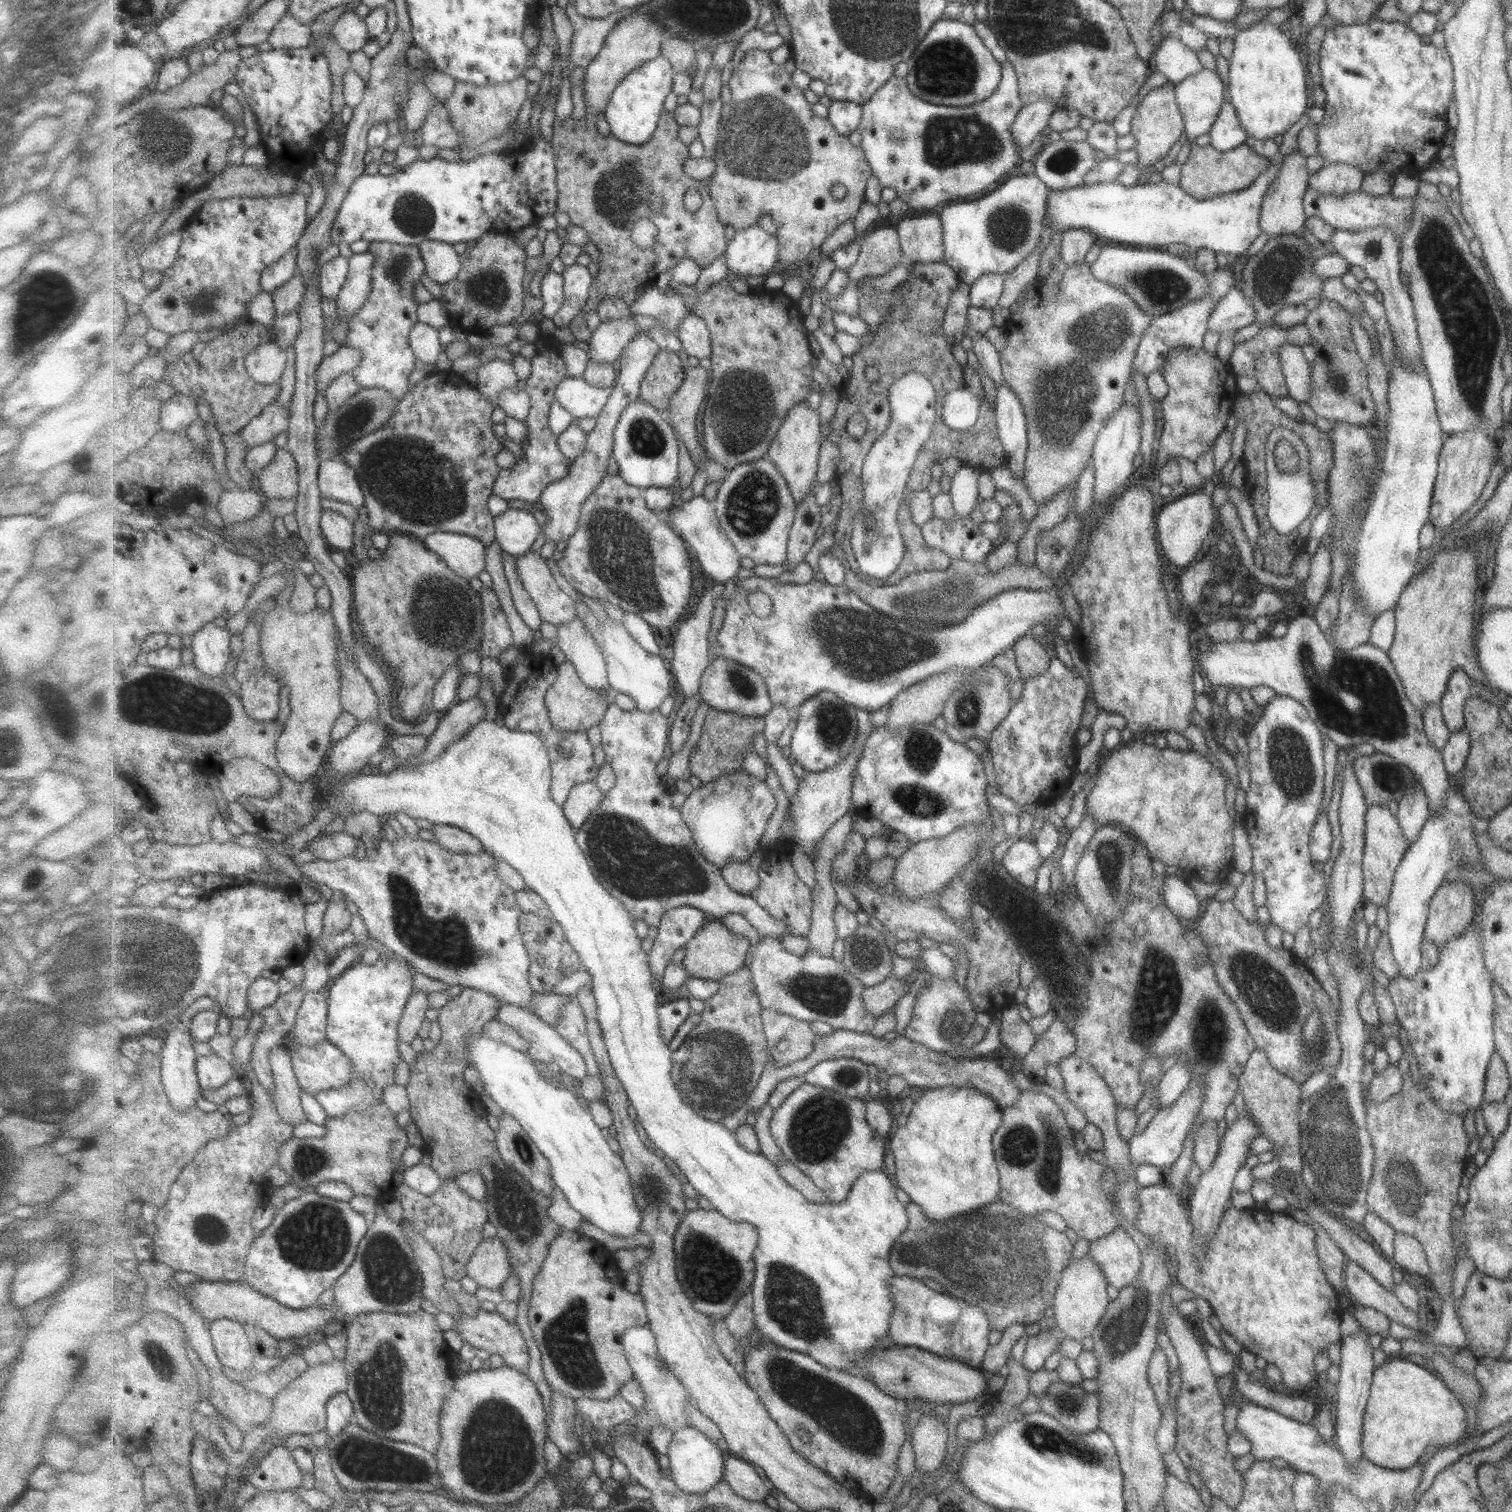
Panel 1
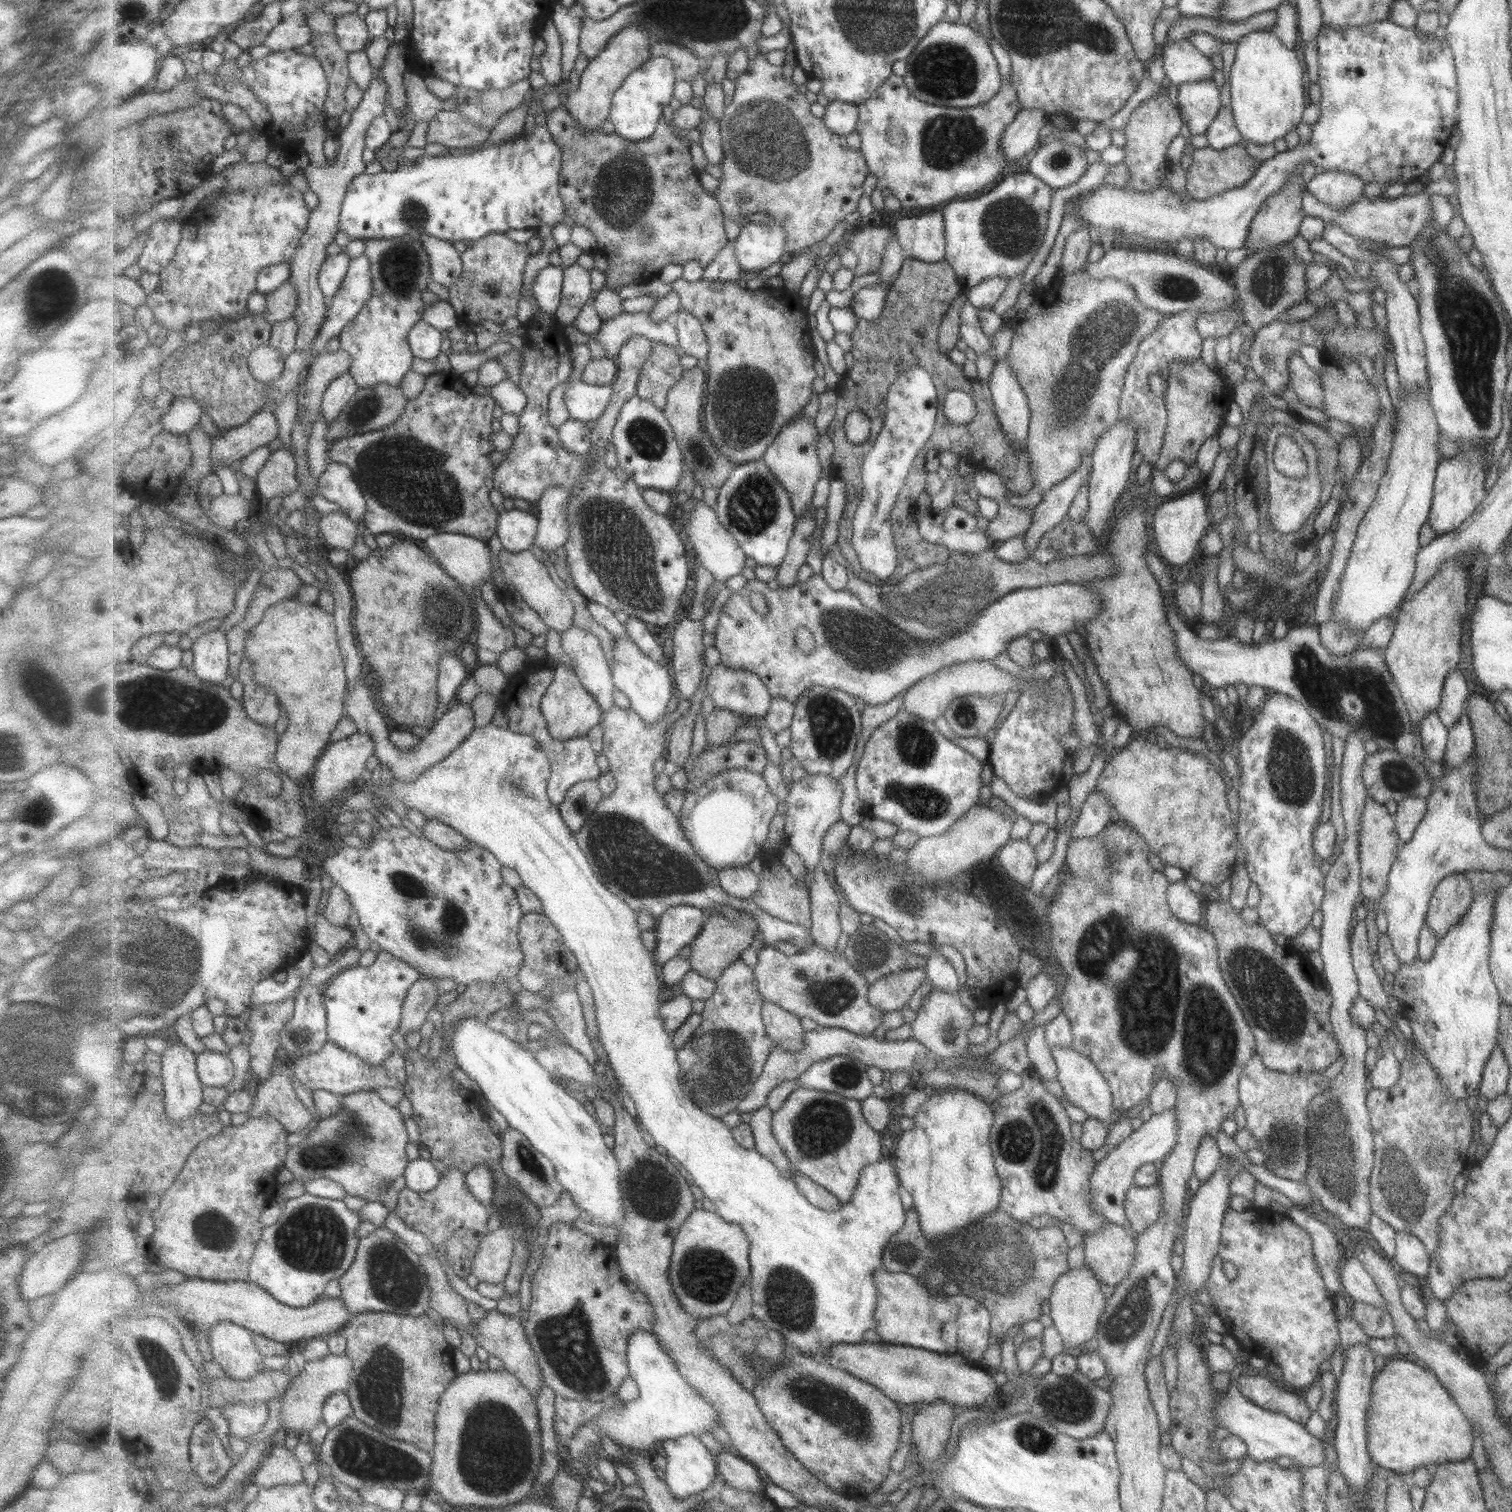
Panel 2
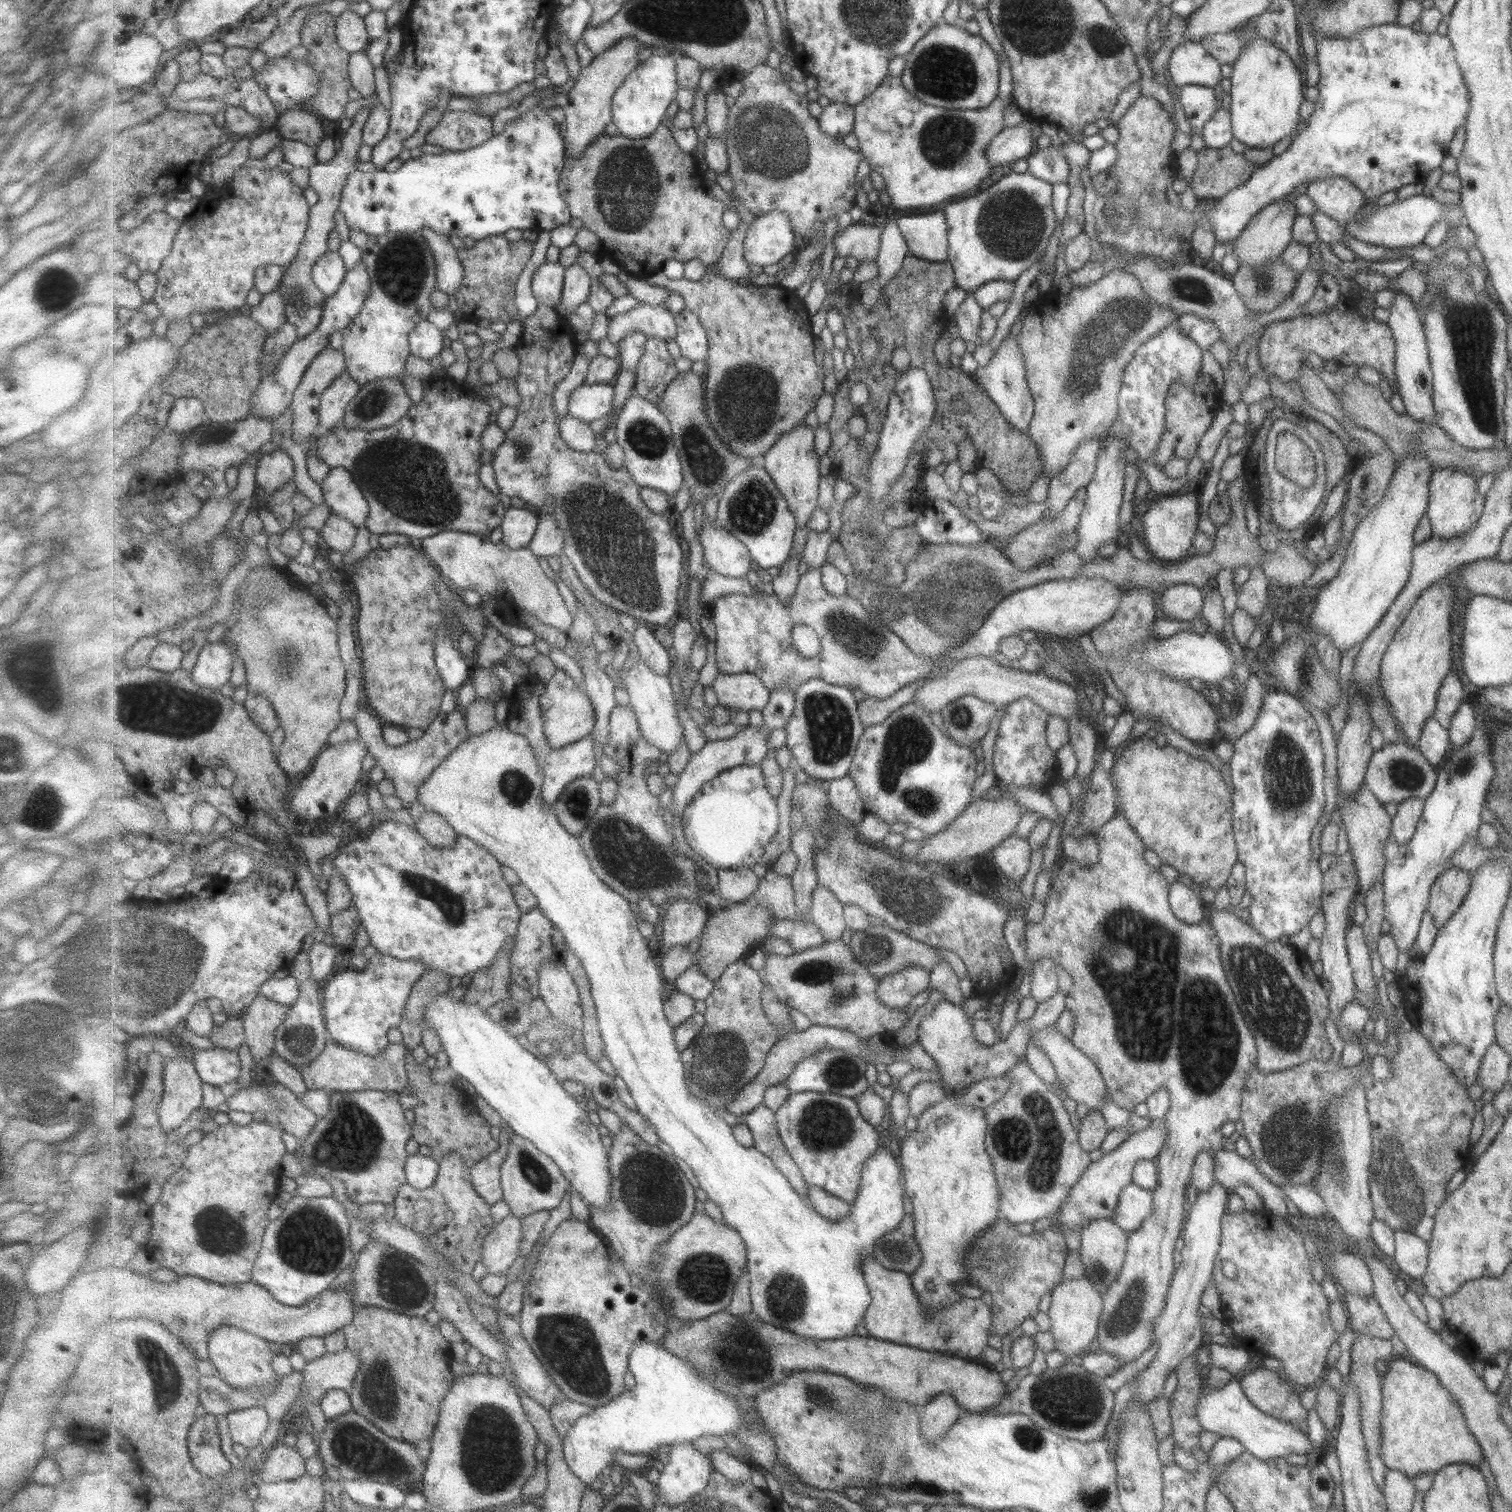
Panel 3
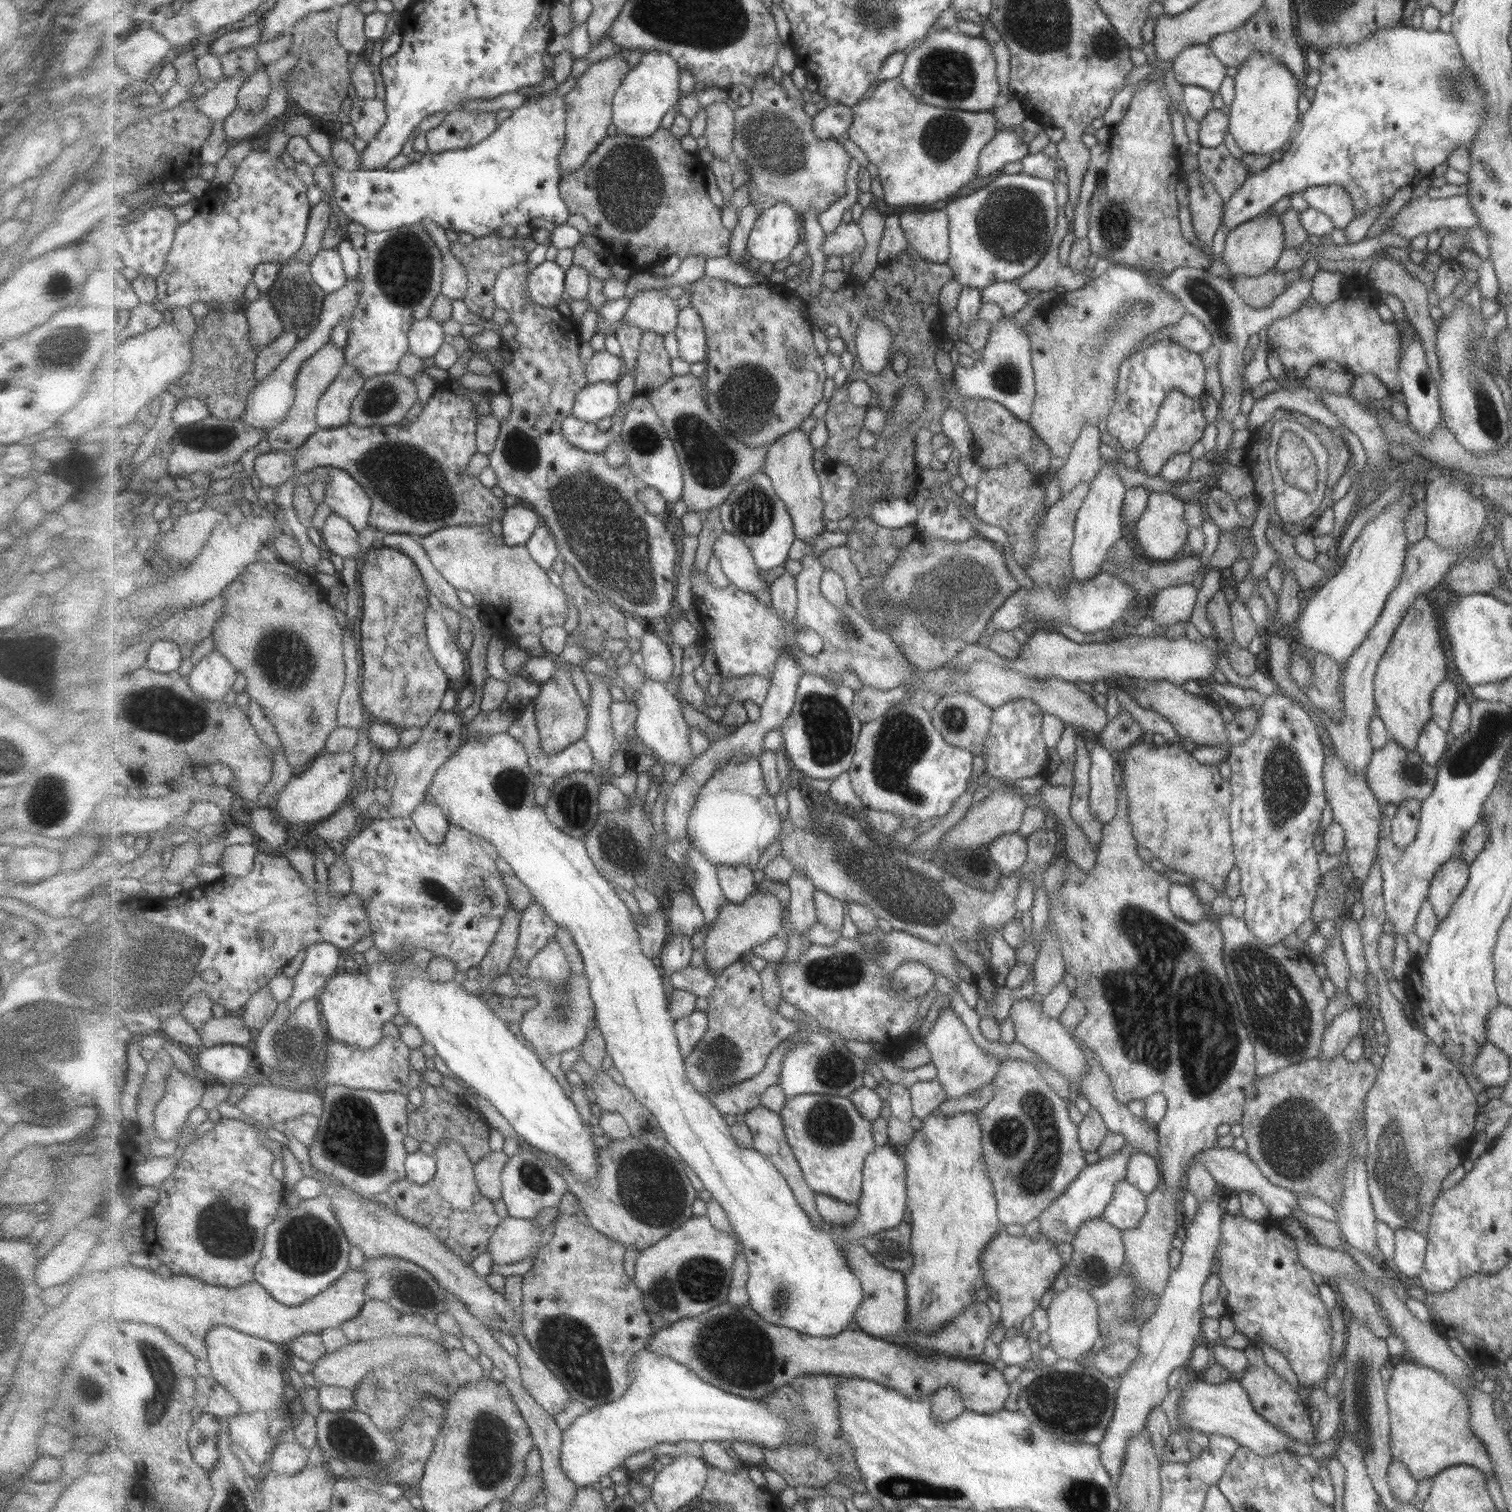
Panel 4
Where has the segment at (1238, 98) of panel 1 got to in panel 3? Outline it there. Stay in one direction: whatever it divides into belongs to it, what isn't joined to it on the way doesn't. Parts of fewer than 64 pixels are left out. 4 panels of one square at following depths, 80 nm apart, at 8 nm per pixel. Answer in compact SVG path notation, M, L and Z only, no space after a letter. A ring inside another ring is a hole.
M1253 38L1243 46L1232 62L1229 76L1230 129L1232 137L1245 144L1246 148L1269 149L1281 138L1294 132L1299 116L1299 104L1304 99L1301 94L1301 75L1296 64L1279 50L1273 42L1263 38Z

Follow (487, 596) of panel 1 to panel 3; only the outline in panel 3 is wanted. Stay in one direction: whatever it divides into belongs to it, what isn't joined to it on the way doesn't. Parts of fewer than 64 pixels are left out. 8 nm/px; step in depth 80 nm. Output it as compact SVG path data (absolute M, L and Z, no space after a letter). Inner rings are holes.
M487 625L483 640L477 648L474 663L481 668L495 668L512 652L513 647L513 642L505 638L495 626Z

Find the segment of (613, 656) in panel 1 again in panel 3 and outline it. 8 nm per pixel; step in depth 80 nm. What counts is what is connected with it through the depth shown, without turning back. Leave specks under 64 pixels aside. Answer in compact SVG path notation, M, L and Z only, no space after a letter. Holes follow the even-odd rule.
M639 658L638 663L630 669L619 670L618 676L622 686L630 694L628 704L635 712L640 725L641 734L647 738L667 758L671 753L677 752L683 742L683 723L679 720L679 712L675 709L676 695L671 688L671 680L668 675L655 672L643 659Z

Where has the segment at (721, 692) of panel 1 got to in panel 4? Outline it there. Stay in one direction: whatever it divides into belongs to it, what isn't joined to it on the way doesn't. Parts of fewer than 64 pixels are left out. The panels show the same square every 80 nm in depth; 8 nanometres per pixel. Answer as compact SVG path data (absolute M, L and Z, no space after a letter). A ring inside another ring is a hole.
M749 675L723 679L721 690L723 694L728 694L730 700L739 704L762 704L766 701L770 691L771 681L764 676Z

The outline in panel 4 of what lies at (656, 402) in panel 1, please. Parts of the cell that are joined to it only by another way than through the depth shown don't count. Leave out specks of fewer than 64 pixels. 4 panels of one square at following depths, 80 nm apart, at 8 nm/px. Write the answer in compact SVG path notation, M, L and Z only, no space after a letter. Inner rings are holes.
M643 331L641 350L633 374L636 381L635 393L644 397L674 378L671 356L665 350L663 335Z

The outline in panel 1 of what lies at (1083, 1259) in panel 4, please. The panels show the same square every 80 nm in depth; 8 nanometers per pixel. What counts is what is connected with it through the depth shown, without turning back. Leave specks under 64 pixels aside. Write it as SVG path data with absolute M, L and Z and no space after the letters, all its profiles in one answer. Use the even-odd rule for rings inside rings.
M1118 1227L1089 1243L1087 1255L1101 1270L1105 1283L1119 1291L1131 1285L1141 1269L1139 1250L1125 1230Z

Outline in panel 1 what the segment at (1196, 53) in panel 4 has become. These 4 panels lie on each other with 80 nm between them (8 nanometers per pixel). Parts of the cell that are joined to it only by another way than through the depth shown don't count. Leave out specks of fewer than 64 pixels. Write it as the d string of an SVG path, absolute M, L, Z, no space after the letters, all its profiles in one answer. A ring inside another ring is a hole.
M1163 38L1153 51L1150 66L1176 85L1186 76L1203 70L1196 52L1188 50L1179 38Z

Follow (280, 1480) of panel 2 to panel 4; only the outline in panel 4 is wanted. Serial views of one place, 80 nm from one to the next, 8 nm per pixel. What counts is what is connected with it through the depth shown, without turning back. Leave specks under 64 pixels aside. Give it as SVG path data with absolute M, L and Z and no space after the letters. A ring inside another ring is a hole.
M296 1439L279 1442L272 1452L270 1470L281 1476L297 1474L307 1467L308 1452L308 1448L301 1446Z

